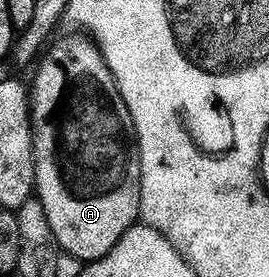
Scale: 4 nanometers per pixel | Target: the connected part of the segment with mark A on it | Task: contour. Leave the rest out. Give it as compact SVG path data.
M86 33L67 34L64 38L56 37L46 47L45 53L38 59L34 67L35 79L29 82L29 95L31 99L31 131L33 132L33 148L35 149L35 194L44 206L45 216L48 217L49 226L53 235L67 252L80 260L94 260L101 257L105 252L121 240L121 236L129 227L136 225L140 217L139 200L141 197L141 179L139 177L139 139L135 136L133 116L121 92L113 72L105 64L103 53L95 45L94 41Z

